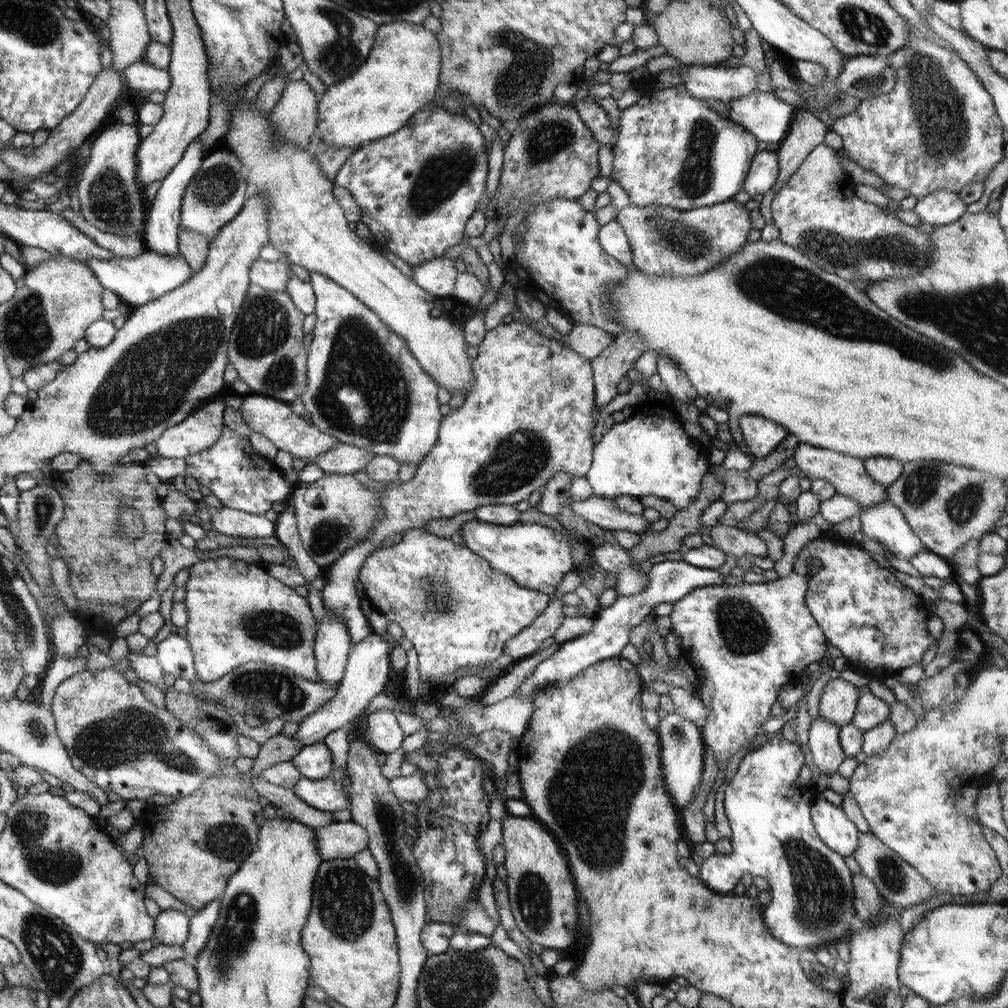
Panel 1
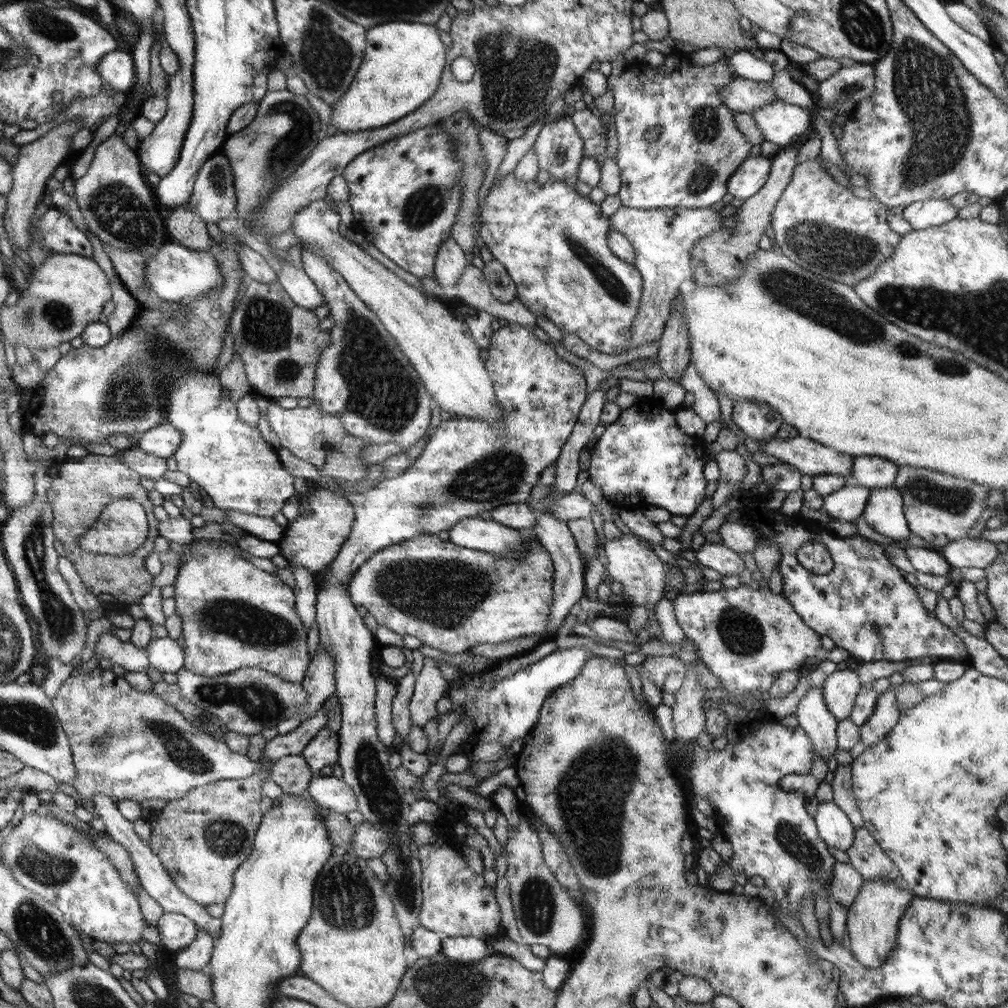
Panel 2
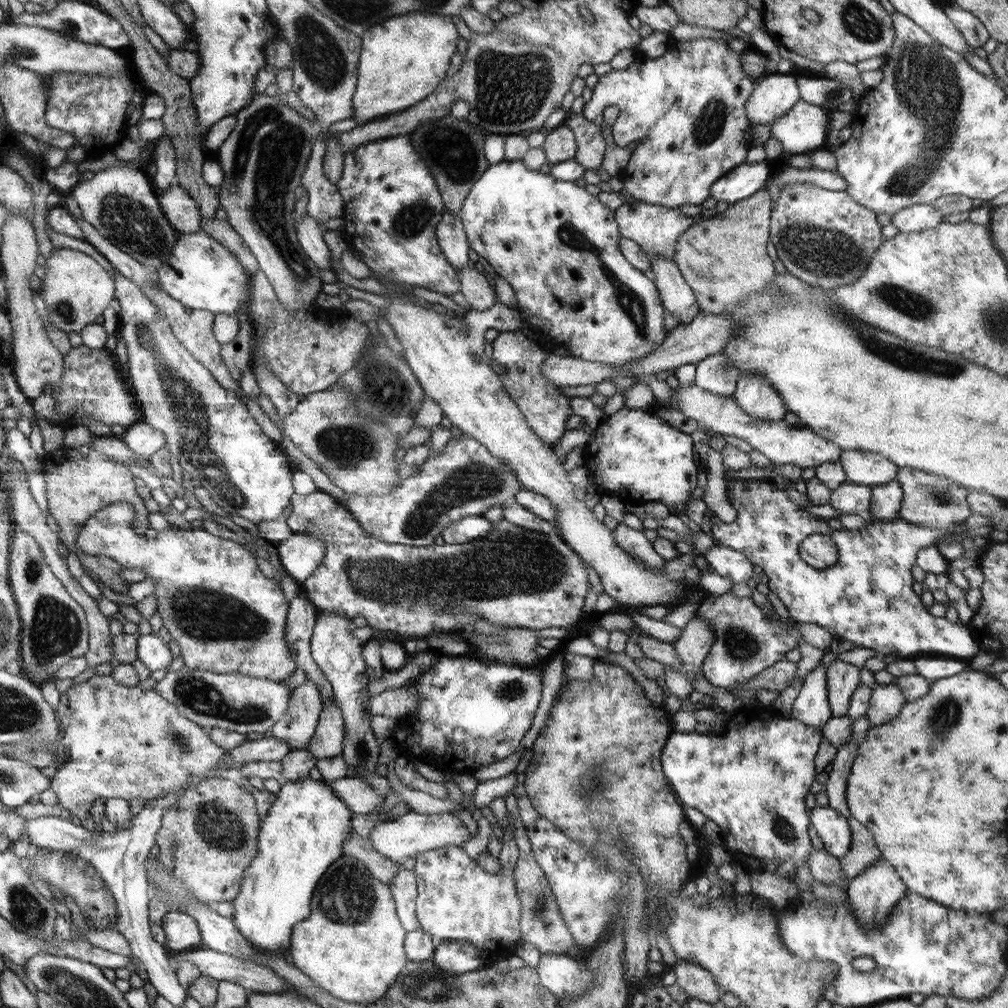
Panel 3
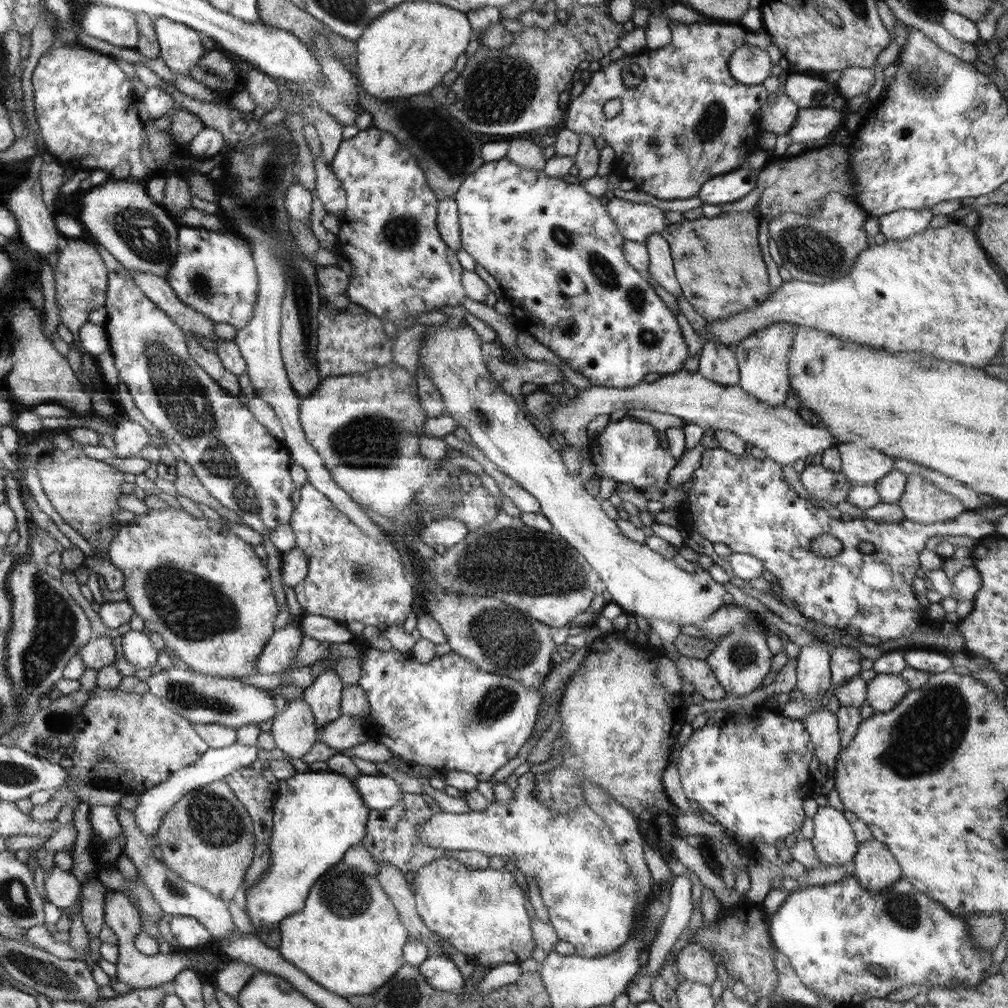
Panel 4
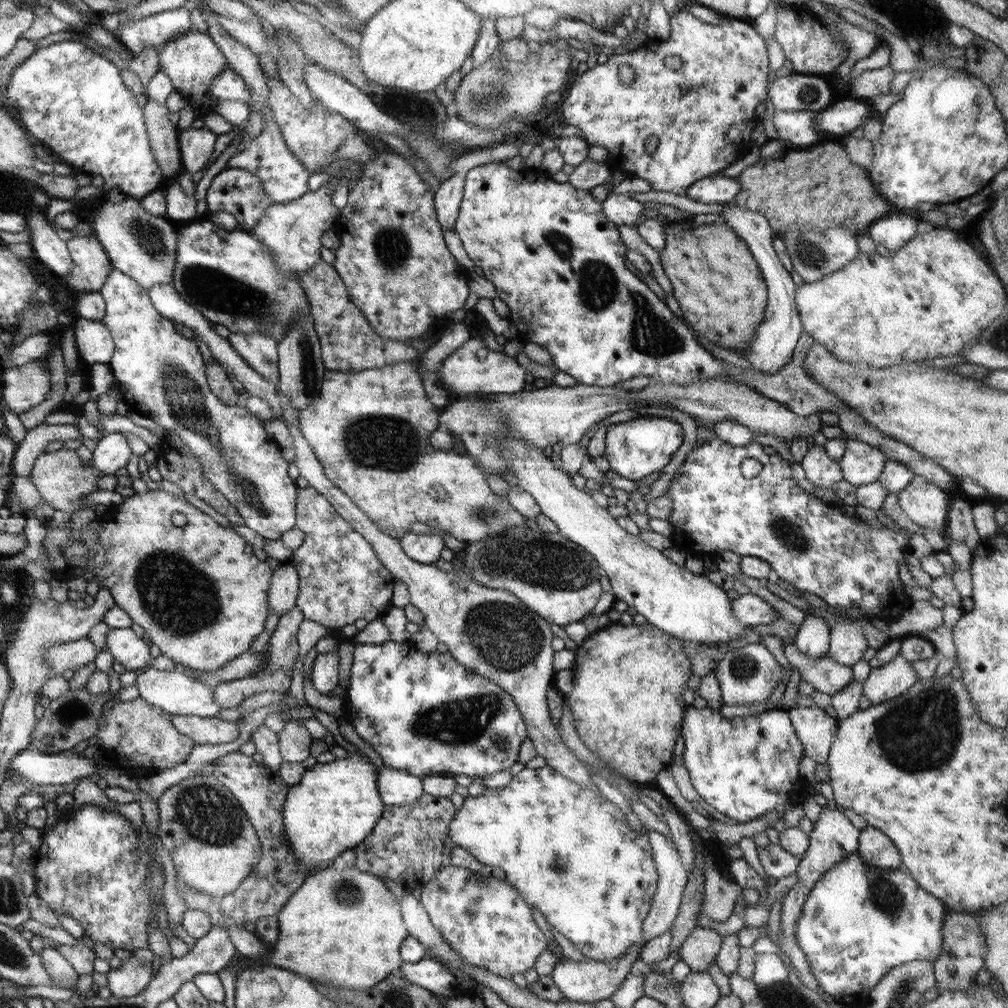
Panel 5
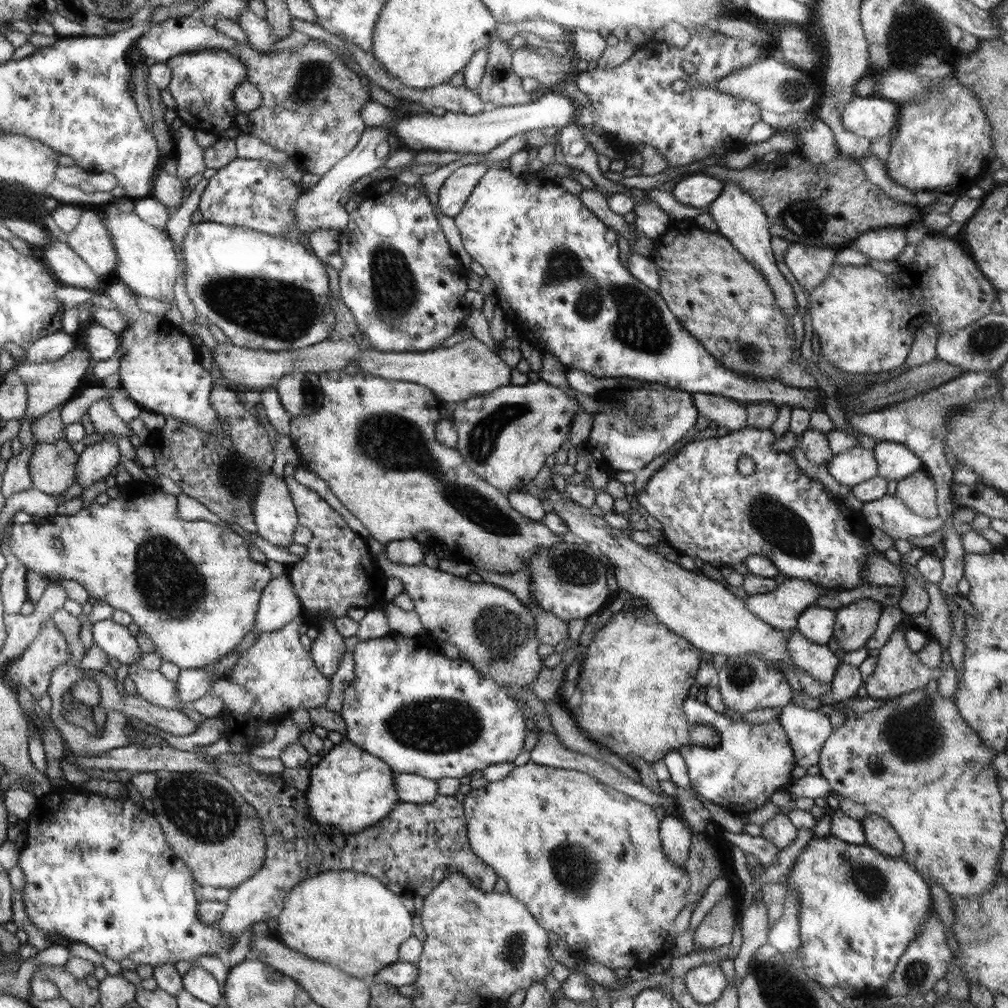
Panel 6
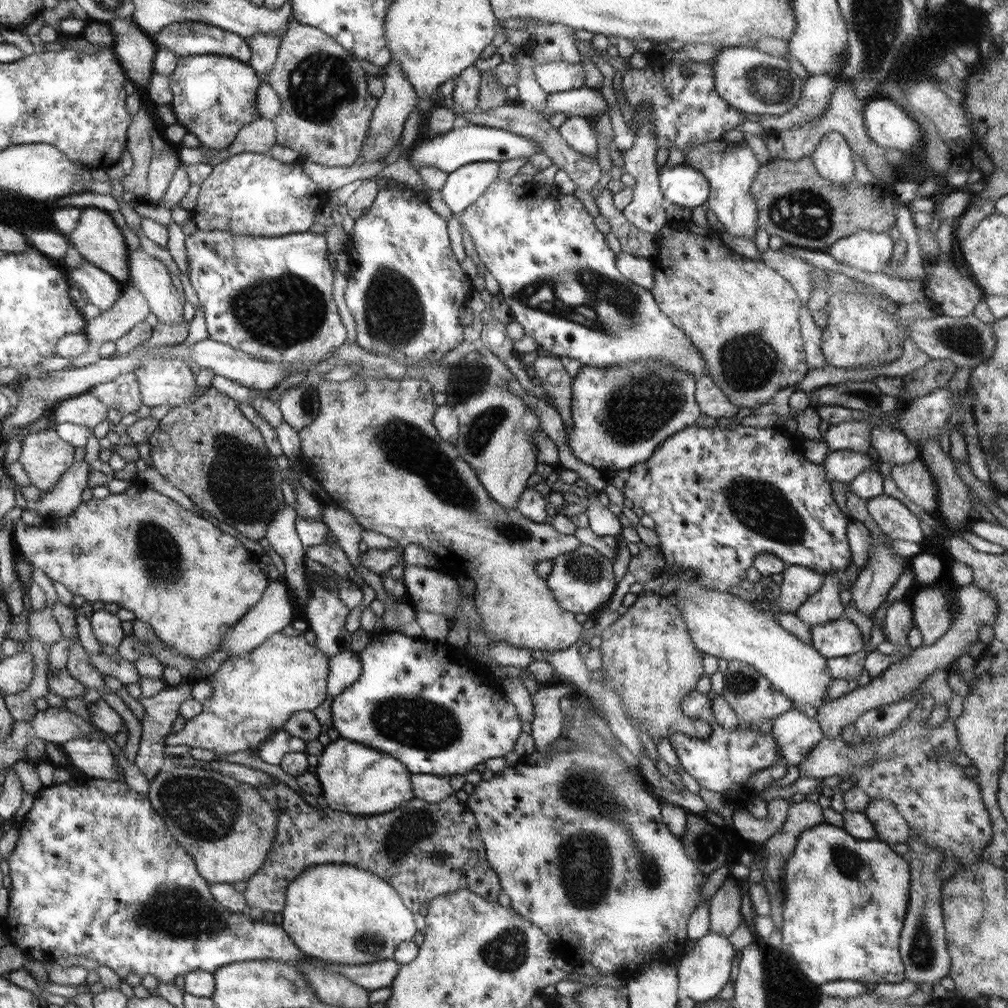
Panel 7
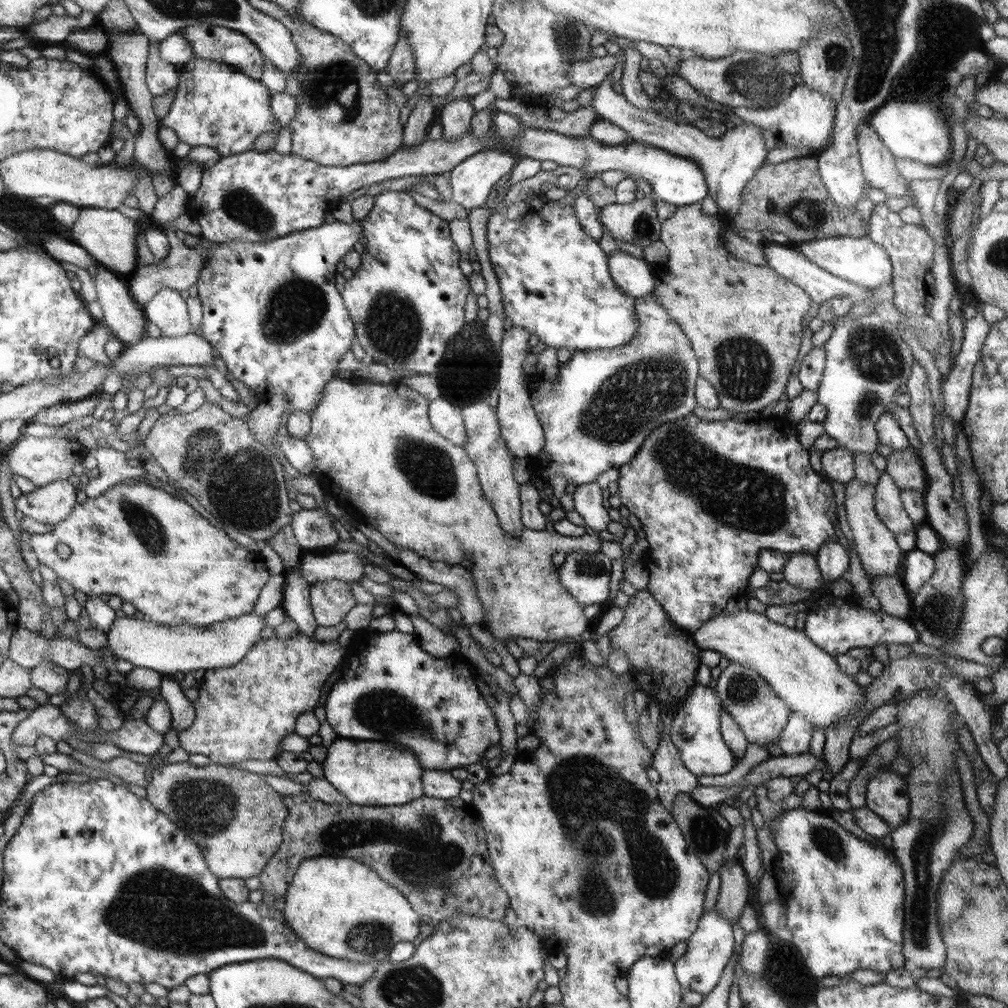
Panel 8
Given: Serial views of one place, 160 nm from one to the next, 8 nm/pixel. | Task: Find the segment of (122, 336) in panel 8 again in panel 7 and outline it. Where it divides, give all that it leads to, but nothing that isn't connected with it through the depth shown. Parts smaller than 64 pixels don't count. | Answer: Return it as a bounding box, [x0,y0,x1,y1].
[65,259,124,312]

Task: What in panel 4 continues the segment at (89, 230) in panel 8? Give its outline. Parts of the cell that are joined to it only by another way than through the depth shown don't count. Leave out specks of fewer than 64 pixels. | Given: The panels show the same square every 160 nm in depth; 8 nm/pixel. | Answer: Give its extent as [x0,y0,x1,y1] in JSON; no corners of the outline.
[54,239,110,336]

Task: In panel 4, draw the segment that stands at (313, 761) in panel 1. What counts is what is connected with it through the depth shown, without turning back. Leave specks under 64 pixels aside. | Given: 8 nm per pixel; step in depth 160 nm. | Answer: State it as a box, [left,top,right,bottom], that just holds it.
[302,667,345,728]

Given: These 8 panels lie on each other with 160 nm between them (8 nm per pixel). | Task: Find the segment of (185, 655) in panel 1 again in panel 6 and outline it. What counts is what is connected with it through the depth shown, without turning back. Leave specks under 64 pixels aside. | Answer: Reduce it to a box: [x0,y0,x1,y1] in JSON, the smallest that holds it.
[92,619,142,666]

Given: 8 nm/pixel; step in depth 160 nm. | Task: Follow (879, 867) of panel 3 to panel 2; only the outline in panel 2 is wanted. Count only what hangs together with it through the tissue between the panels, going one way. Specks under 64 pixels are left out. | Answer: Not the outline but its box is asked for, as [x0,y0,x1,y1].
[846,879,913,970]

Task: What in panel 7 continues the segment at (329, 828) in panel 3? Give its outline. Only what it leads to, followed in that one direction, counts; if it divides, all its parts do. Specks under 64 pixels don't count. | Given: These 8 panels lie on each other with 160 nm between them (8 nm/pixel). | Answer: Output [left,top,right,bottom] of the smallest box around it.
[315,737,415,816]

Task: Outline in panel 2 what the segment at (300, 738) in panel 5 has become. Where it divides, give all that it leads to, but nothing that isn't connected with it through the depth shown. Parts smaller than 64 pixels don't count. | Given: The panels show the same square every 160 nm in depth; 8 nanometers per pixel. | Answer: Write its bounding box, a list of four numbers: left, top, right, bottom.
[278,646,335,734]

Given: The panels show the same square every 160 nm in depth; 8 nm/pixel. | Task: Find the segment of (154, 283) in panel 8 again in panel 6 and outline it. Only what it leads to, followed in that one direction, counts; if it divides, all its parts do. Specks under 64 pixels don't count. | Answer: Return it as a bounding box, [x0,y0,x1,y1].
[13,347,94,419]

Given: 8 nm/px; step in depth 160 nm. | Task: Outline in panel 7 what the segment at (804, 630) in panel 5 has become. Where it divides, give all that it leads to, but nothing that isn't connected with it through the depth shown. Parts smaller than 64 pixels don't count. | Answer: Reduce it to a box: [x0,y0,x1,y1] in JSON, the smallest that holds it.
[795,571,845,627]

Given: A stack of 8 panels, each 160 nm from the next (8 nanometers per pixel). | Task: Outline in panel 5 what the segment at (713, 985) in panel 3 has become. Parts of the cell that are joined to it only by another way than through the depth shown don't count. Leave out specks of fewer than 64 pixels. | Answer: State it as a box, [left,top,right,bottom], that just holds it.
[680,926,723,972]

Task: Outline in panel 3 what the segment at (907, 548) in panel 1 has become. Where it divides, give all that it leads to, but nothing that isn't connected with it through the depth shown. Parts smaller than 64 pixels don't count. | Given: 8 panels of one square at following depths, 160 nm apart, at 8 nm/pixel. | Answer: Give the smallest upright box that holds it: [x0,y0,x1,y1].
[871,479,903,521]

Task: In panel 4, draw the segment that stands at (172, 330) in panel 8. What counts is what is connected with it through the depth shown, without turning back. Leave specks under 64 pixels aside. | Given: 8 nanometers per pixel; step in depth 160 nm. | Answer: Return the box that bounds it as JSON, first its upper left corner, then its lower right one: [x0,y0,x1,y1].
[79,178,179,277]

